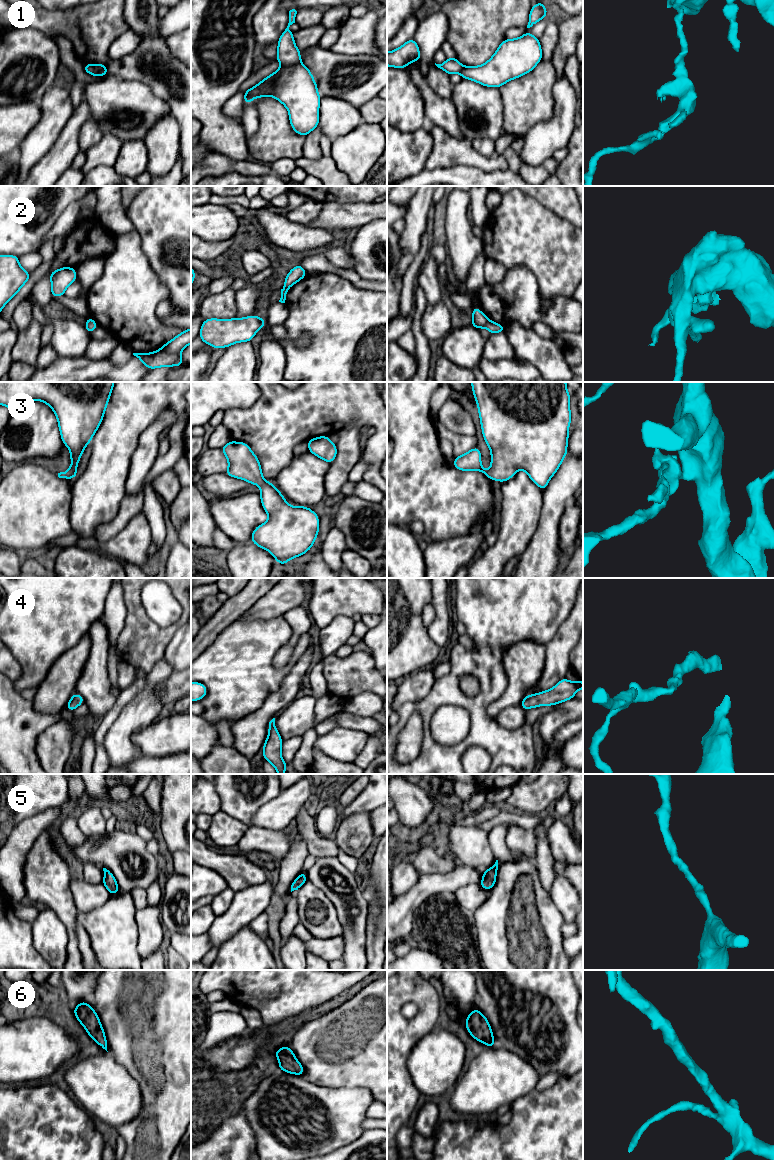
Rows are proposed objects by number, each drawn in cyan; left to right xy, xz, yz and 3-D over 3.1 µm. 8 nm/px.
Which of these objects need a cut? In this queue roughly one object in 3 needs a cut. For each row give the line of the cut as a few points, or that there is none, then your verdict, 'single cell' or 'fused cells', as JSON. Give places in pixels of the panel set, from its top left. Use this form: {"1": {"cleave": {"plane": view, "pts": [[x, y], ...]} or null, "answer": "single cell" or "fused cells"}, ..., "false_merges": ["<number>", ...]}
{"1": {"cleave": {"plane": "xz", "pts": [[301, 62], [282, 66]]}, "answer": "fused cells"}, "2": {"cleave": {"plane": "yz", "pts": [[488, 320], [484, 326]]}, "answer": "fused cells"}, "3": {"cleave": null, "answer": "single cell"}, "4": {"cleave": null, "answer": "single cell"}, "5": {"cleave": null, "answer": "single cell"}, "6": {"cleave": null, "answer": "single cell"}, "false_merges": ["1", "2"]}

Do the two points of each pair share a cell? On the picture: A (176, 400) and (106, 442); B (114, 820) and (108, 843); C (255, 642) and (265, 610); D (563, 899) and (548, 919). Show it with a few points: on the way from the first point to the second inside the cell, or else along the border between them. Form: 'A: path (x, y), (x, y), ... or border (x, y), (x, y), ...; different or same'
A: path (159, 400), (150, 400), (145, 403), (123, 425); same
B: border (120, 824), (113, 830), (106, 831); different
C: border (282, 615), (268, 620), (243, 619); different
D: border (548, 893), (564, 922); different

